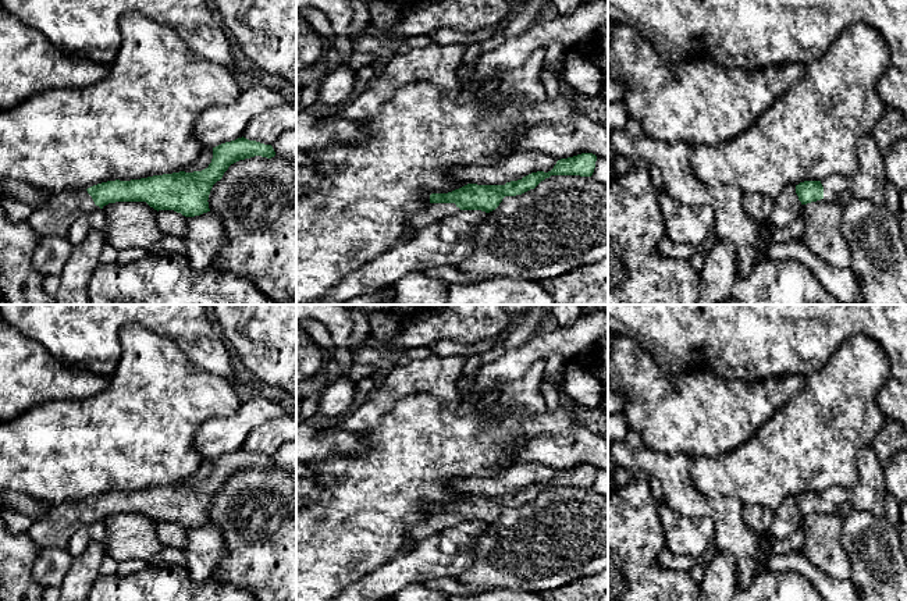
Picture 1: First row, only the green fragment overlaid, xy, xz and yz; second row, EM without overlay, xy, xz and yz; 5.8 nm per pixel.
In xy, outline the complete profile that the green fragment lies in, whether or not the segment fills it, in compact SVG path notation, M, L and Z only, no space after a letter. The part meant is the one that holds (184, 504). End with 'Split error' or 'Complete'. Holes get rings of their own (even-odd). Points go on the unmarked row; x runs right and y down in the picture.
M242 448L213 459L211 474L202 483L179 483L131 492L115 491L47 504L49 515L35 519L29 533L42 548L65 548L81 527L115 513L146 513L157 523L174 522L185 529L200 527L210 523L210 502L228 479L255 467L271 470L275 463L271 456Z. Split error

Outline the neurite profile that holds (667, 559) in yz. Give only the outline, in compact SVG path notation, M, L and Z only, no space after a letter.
M666 547L659 552L657 558L657 565L659 568L682 572L689 572L696 562L696 558L690 555L675 555Z

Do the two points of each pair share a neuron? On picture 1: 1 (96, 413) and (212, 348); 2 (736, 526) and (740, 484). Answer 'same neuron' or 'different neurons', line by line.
1: different neurons
2: different neurons

